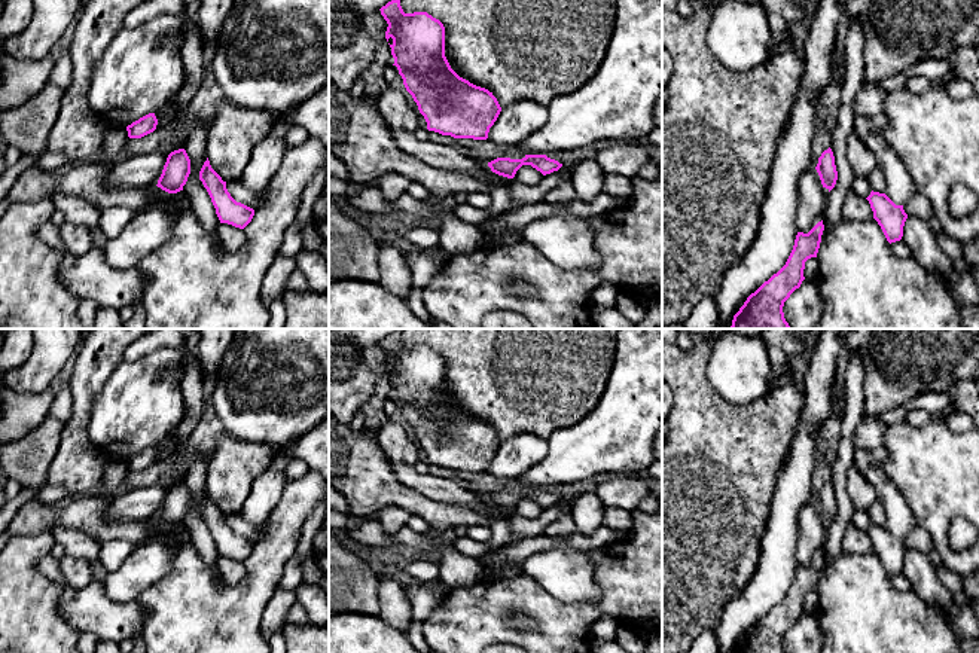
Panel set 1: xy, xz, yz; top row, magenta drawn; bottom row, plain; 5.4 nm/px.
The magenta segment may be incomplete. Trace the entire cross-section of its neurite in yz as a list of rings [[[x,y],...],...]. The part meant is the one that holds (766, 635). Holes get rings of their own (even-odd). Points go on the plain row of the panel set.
[[[821,553],[808,567],[797,565],[786,598],[747,631],[734,653],[786,653],[784,635],[805,613],[805,595],[817,591],[823,564]]]

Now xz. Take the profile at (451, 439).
[[[391,333],[381,342],[388,360],[385,372],[393,372],[391,388],[406,424],[412,428],[427,463],[454,472],[487,473],[501,440],[485,421],[460,411],[445,390],[445,360],[427,345],[405,347],[400,333]]]

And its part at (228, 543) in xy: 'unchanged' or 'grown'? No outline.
unchanged

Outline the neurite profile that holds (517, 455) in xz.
[[[518,433],[501,442],[490,461],[488,473],[506,480],[518,480],[548,454],[548,439],[533,433]]]

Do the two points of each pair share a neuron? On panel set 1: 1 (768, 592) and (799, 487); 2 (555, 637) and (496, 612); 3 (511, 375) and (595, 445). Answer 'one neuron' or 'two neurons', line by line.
1: one neuron
2: one neuron
3: two neurons

